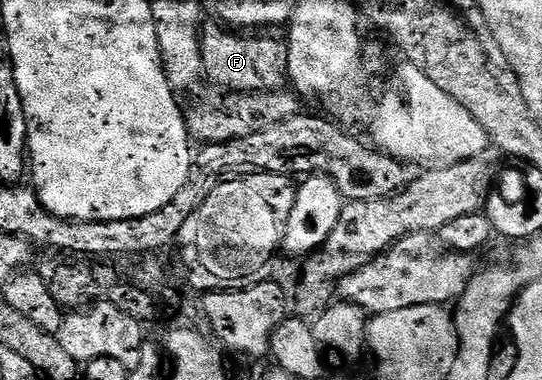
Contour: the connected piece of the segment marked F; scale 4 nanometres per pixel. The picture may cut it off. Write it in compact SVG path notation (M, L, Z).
M211 23L212 25L205 24L203 26L200 42L202 43L202 61L204 63L204 75L205 78L210 82L213 81L213 86L219 87L224 91L231 91L234 93L273 93L274 91L278 91L279 89L285 88L289 84L288 79L288 46L285 44L283 40L280 41L276 37L256 37L260 35L245 35L240 31L233 31L231 28L225 27L220 23Z

